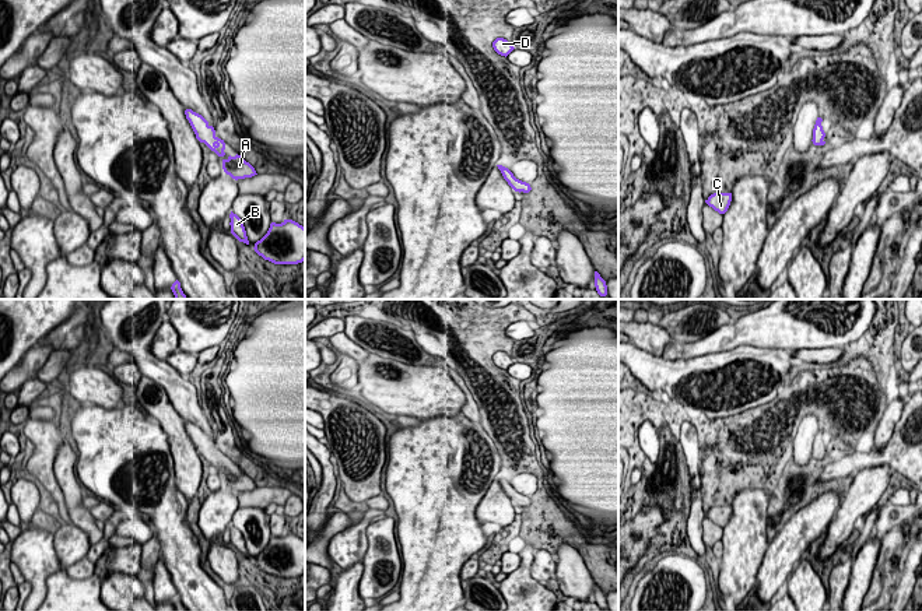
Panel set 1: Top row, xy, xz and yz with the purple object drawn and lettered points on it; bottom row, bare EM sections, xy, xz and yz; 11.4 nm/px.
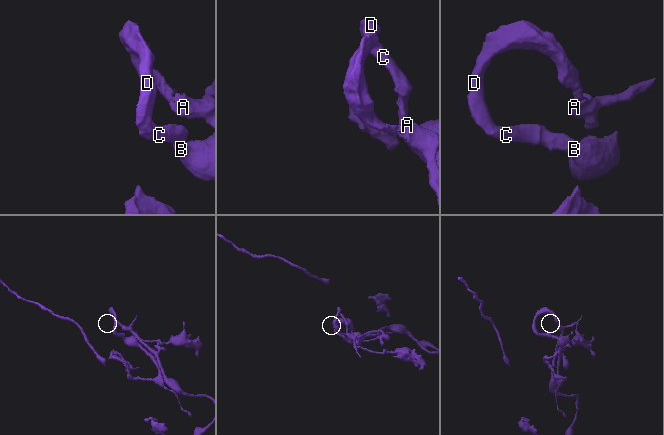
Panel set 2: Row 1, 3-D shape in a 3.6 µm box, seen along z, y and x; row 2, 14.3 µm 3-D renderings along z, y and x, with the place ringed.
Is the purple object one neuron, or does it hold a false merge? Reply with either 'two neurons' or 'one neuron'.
one neuron

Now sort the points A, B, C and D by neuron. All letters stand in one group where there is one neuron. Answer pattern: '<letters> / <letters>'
A B C D

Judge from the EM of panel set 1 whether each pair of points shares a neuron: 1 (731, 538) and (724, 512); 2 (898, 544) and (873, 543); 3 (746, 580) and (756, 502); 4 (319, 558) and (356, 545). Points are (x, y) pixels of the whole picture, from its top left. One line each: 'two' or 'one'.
1: two
2: two
3: one
4: two

